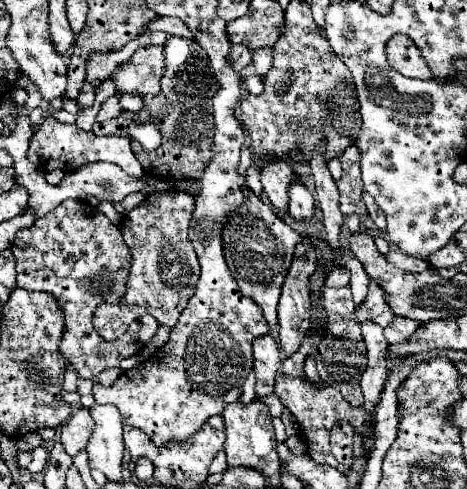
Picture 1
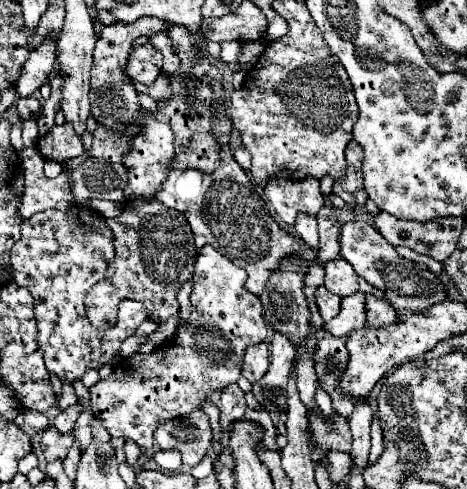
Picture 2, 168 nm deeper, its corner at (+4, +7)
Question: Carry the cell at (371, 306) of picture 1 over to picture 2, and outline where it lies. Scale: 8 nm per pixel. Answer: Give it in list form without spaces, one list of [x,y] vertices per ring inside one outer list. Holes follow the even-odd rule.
[[[356,292],[354,296],[342,298],[340,314],[322,324],[326,332],[332,336],[346,336],[350,330],[358,330],[366,326],[366,310],[364,310],[364,294]]]

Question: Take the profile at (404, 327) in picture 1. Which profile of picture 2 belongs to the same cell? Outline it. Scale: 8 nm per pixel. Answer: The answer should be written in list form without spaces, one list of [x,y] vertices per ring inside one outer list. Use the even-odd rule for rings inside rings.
[[[374,296],[366,298],[366,316],[370,326],[388,326],[396,322],[396,314],[386,300],[376,300]]]

